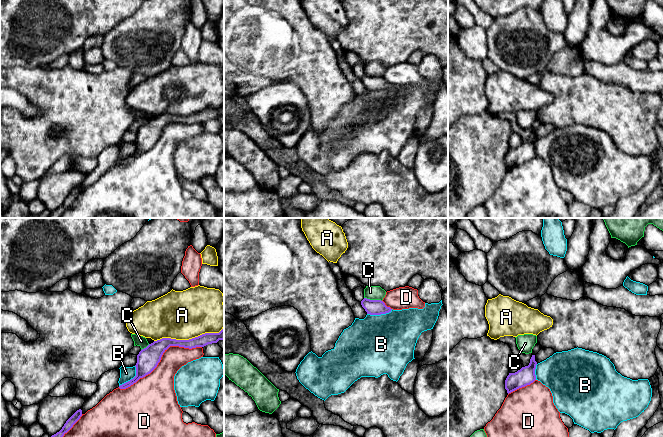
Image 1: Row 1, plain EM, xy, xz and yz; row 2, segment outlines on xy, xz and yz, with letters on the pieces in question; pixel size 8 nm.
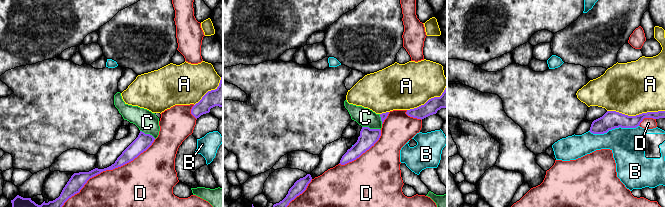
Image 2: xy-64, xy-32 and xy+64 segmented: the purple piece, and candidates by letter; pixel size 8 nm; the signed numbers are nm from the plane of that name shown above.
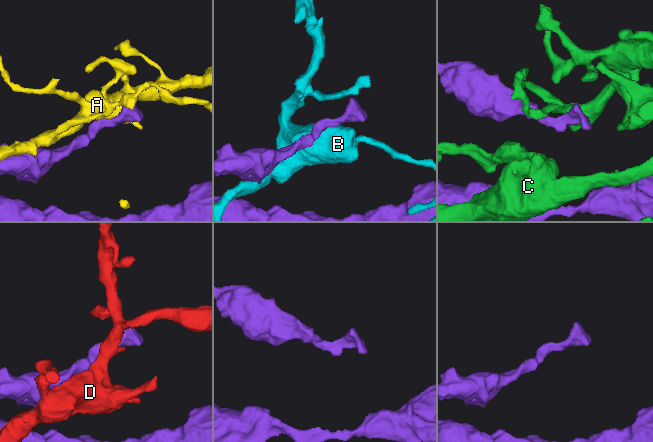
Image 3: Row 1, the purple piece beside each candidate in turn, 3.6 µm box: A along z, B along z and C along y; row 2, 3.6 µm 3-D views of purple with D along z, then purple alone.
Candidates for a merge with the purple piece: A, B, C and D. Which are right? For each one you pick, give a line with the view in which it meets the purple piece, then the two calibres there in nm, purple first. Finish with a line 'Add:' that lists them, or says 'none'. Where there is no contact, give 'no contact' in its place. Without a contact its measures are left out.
Add: none

